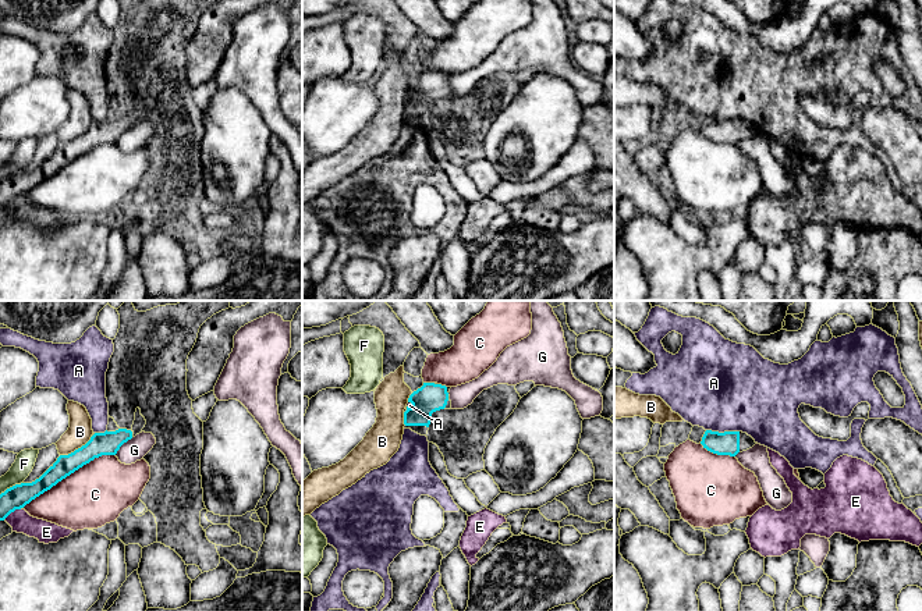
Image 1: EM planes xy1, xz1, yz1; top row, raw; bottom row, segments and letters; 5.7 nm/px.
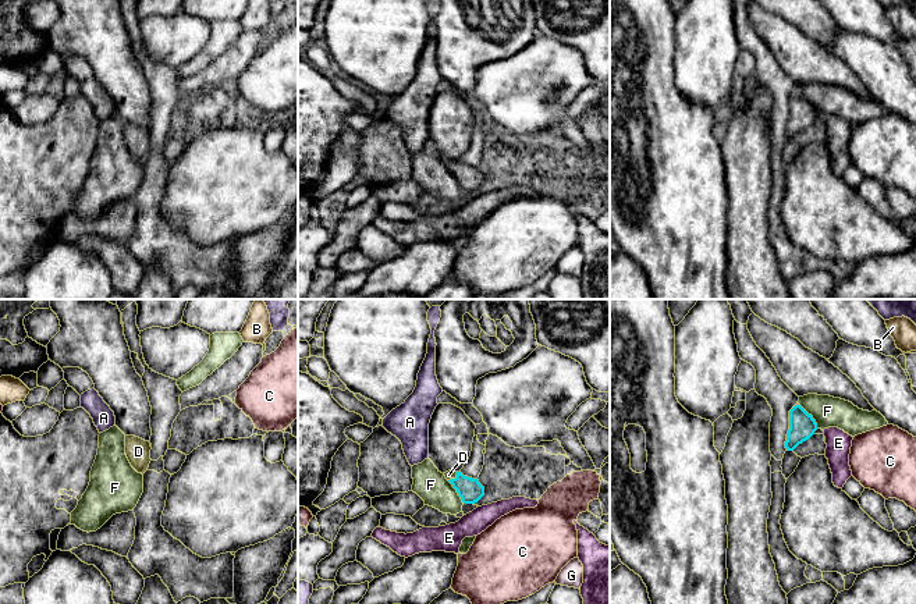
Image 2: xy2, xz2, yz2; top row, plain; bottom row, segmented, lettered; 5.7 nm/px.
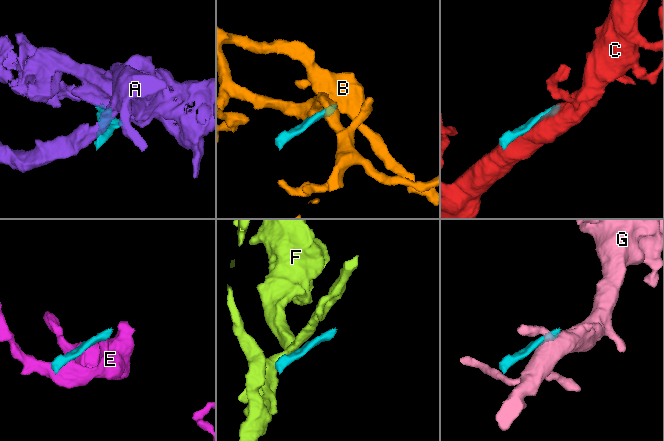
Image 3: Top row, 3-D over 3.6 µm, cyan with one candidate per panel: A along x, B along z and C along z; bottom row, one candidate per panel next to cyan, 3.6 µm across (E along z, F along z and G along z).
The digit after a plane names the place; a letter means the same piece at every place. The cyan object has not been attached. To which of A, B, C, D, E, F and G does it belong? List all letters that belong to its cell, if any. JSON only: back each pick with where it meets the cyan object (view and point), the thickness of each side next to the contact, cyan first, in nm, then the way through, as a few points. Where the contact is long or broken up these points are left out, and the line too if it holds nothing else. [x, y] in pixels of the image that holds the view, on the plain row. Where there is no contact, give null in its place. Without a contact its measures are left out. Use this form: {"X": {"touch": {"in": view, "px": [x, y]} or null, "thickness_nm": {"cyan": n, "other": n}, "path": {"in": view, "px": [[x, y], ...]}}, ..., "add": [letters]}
{"D": {"touch": {"in": "xz2", "px": [455, 166]}, "thickness_nm": {"cyan": 140, "other": 50}, "path": {"in": "xz2", "px": [[469, 178], [455, 166], [448, 163]]}}, "add": ["D"]}

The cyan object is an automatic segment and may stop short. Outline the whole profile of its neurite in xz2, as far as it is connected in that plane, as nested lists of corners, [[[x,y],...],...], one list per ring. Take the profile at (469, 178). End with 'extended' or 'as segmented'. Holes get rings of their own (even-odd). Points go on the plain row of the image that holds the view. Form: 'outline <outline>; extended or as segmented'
outline [[[452,159],[445,160],[444,164],[457,178],[464,192],[475,192],[484,184],[484,175],[477,167]]]; extended

